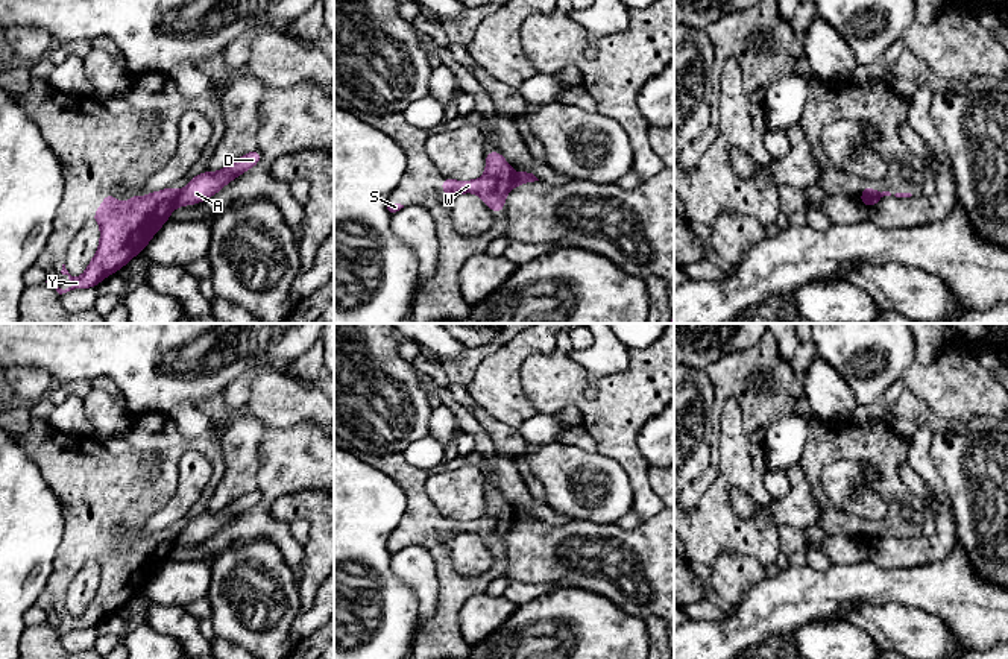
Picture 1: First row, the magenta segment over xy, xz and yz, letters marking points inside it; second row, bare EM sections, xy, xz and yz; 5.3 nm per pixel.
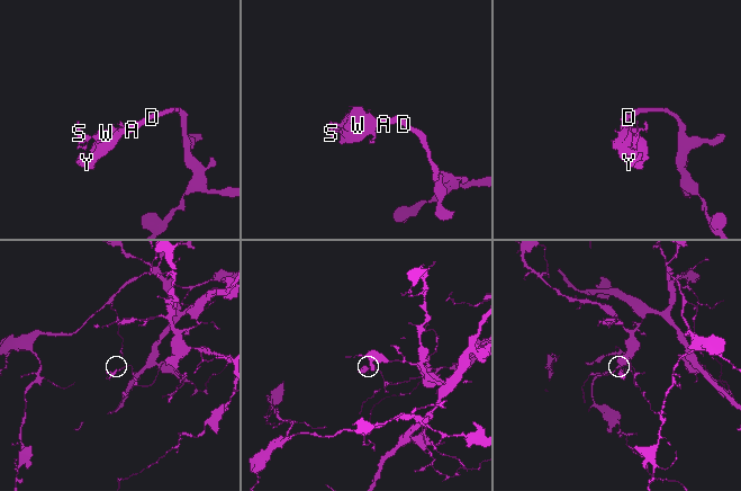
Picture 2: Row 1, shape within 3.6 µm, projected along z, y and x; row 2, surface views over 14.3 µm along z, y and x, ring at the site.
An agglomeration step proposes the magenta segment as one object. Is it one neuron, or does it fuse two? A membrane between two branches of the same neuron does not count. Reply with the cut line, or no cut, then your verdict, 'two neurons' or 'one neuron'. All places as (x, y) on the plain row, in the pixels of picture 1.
cut xy (179, 533), (175, 545); two neurons

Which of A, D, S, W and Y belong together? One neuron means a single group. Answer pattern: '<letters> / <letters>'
A D / S W Y

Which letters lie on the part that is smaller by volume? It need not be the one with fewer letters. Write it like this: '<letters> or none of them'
S, W, Y

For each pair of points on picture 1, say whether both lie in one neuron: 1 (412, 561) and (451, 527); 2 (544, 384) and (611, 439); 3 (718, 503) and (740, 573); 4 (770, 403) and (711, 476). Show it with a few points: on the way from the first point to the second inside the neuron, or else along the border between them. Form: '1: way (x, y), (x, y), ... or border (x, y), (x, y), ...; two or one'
1: border (392, 551), (422, 545), (433, 558), (439, 582); two
2: way (562, 384), (601, 421); one
3: border (708, 564), (721, 553), (740, 553), (764, 568); two
4: way (740, 397), (727, 394), (718, 403), (714, 445); one

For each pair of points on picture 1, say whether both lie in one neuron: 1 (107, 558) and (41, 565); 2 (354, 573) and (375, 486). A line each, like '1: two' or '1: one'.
1: two
2: one

